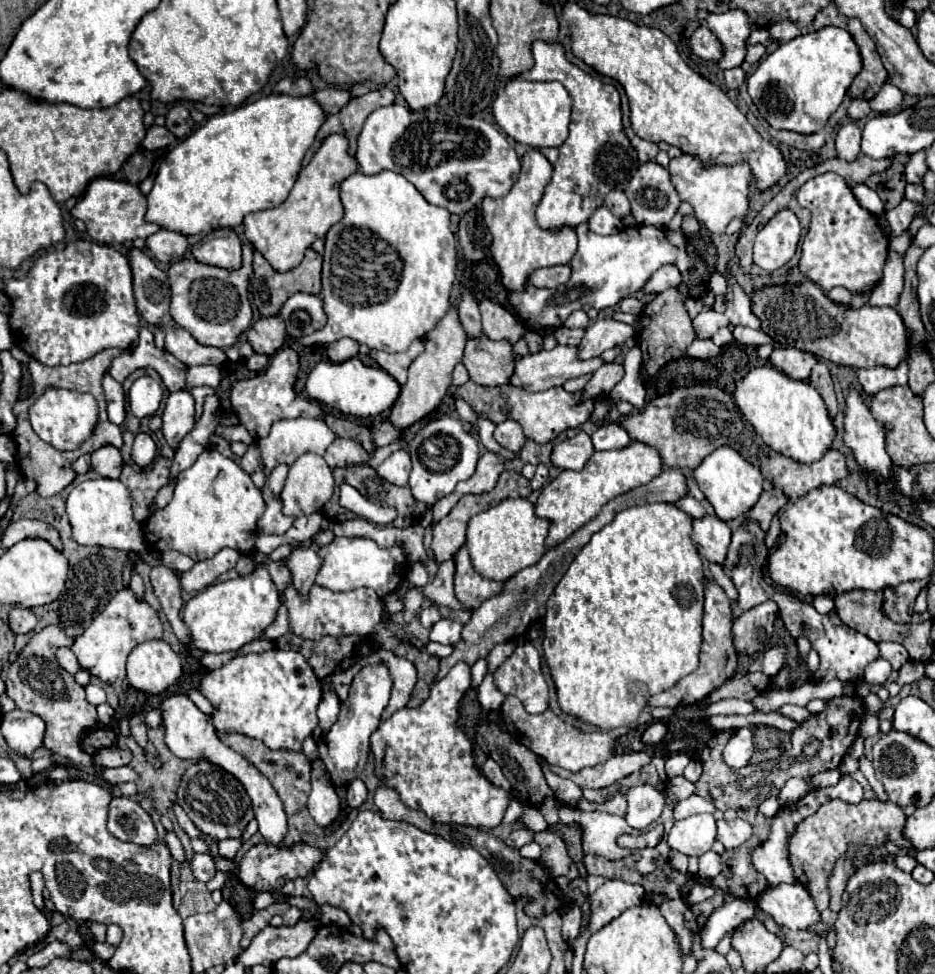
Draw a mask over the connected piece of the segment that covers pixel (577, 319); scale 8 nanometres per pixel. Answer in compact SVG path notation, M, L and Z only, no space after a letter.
M580 309L580 311L574 311L566 321L564 321L564 327L580 327L580 329L586 329L590 325L590 319L588 315Z

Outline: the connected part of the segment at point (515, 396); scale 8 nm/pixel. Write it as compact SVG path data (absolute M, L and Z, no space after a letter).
M468 381L466 385L458 387L456 393L480 415L490 419L492 423L500 423L506 419L514 419L522 425L524 435L528 439L534 439L536 443L548 443L552 441L558 433L570 429L570 427L578 427L582 423L588 421L592 409L594 409L594 401L584 401L580 405L576 405L576 401L580 399L580 393L568 393L562 387L552 387L540 393L532 393L526 389L518 389L516 385L504 385L504 387L482 387L476 385L474 381Z

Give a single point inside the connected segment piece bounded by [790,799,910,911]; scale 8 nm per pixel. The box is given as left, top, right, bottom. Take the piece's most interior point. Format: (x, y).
(820, 839)

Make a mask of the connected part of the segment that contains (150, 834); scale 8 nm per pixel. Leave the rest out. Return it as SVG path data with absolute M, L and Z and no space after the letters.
M114 797L108 813L108 829L114 837L140 847L152 847L158 841L158 831L152 817L130 797Z

